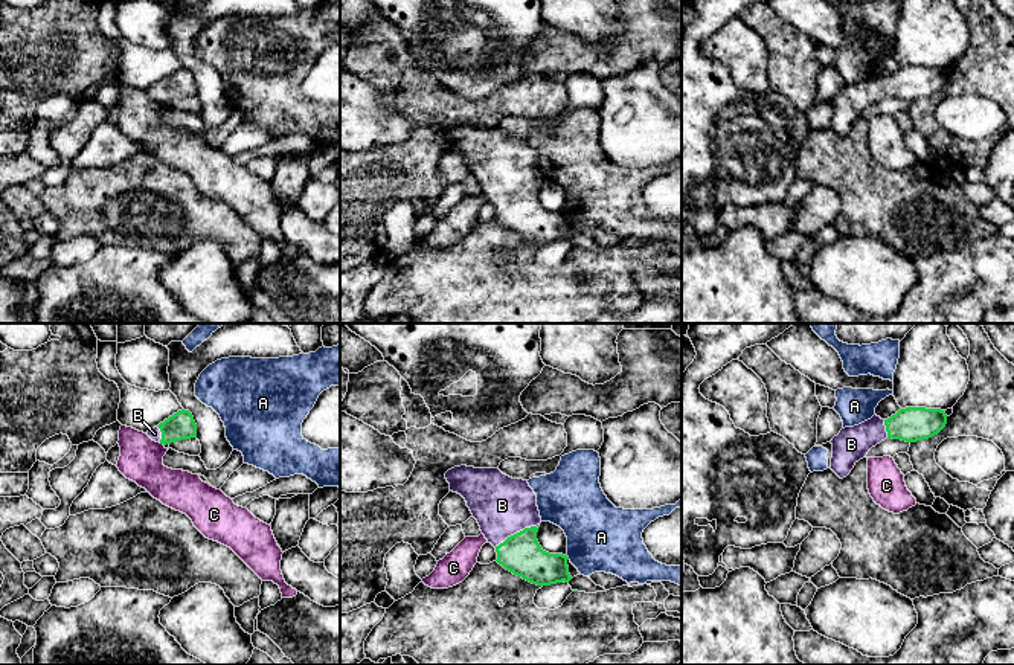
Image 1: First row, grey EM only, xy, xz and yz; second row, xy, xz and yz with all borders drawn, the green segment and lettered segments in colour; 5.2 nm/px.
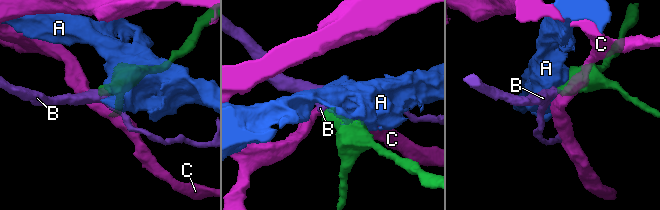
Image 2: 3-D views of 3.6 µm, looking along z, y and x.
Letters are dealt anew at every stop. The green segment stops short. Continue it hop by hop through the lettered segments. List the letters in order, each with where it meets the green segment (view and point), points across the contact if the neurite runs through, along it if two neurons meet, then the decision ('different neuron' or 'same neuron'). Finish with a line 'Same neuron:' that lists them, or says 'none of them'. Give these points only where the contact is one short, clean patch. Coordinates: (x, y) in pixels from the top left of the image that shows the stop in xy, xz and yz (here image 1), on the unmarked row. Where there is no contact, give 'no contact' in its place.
A: xz (567, 215) | different neuron
B: xz (514, 192) | across xz (520, 212), (514, 192), (506, 168), (502, 163) | same neuron
C: xy (162, 101) | along xy (159, 101), (163, 104) | different neuron
Same neuron: B

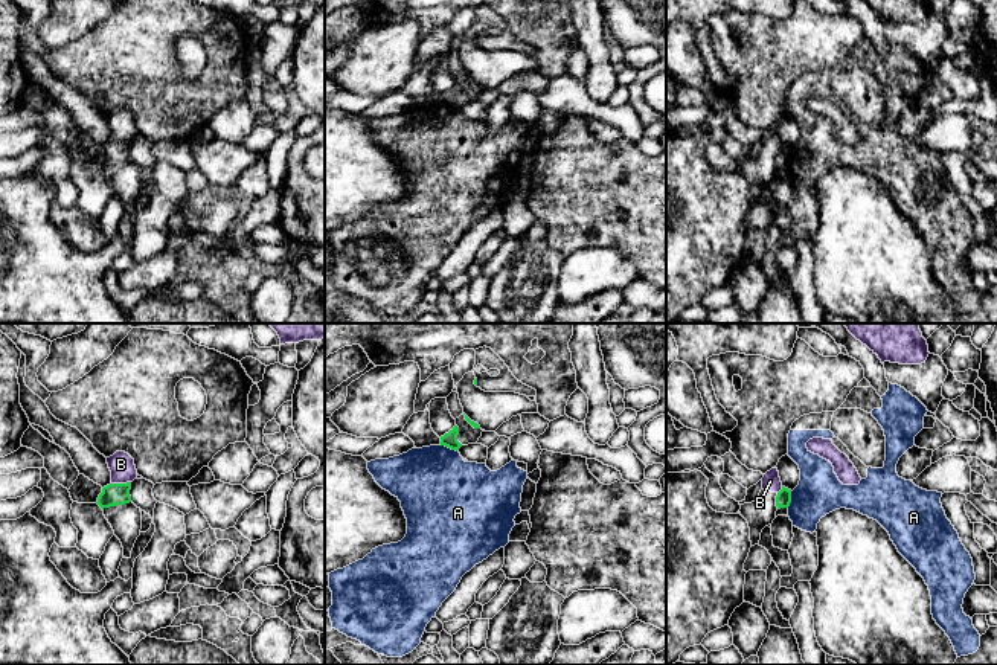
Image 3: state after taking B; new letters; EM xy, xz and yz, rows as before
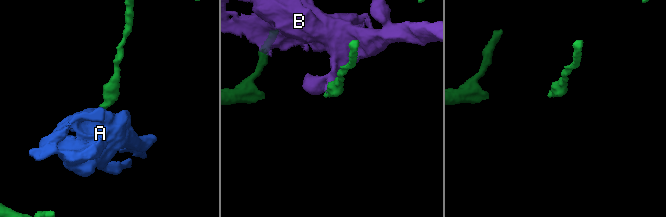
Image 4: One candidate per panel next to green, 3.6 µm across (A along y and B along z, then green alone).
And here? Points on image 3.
A: xz (448, 106) | along xz (439, 102), (456, 110) | different neuron
B: xy (121, 142) | along xy (130, 139), (112, 142) | different neuron
Same neuron: none of them

